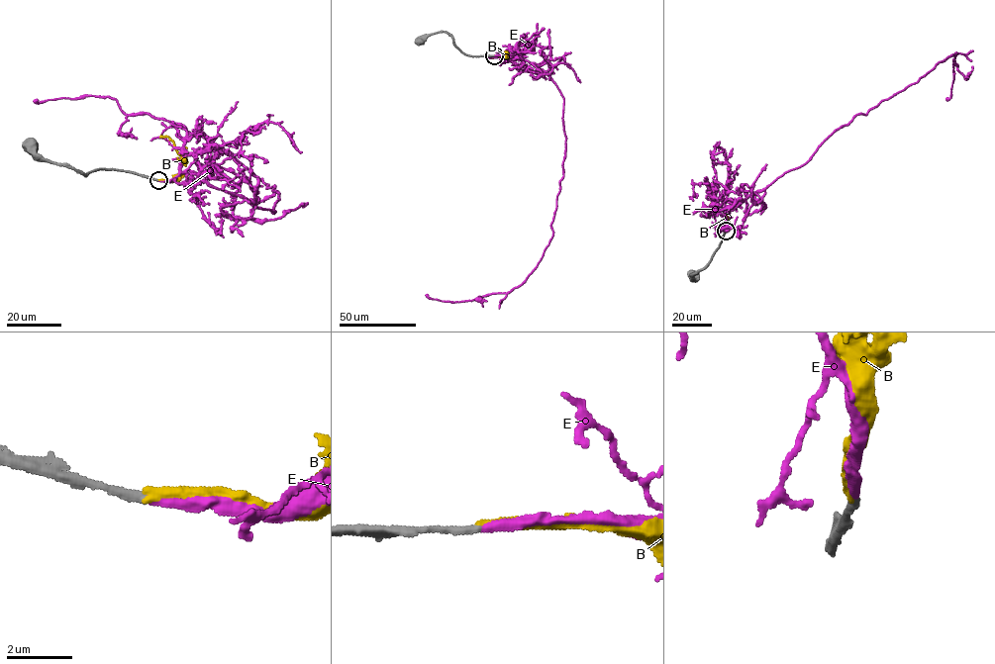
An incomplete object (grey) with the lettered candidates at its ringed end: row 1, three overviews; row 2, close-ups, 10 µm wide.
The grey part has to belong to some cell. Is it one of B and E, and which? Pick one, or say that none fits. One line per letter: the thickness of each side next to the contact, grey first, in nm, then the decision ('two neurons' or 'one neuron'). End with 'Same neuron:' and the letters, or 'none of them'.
B: calibres 280 and 240 nm; two neurons
E: calibres 280 and 280 nm; one neuron
Same neuron: E

